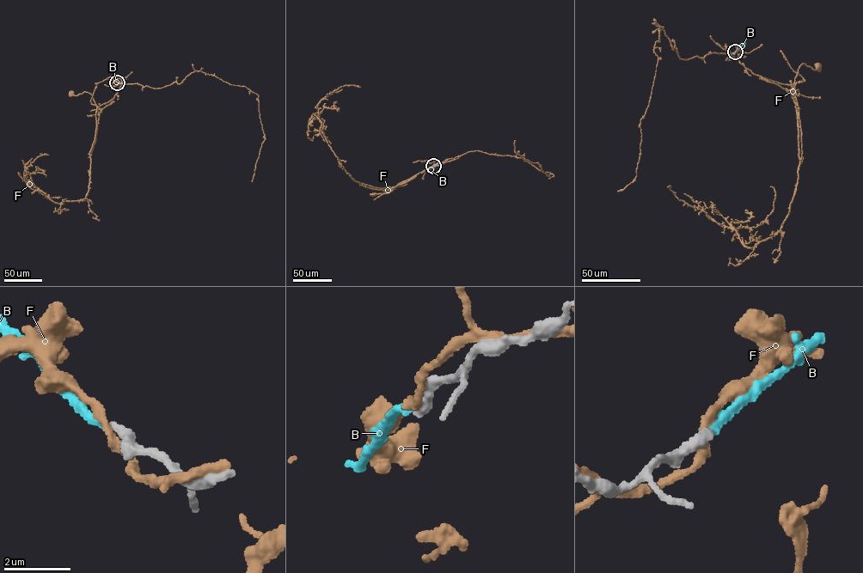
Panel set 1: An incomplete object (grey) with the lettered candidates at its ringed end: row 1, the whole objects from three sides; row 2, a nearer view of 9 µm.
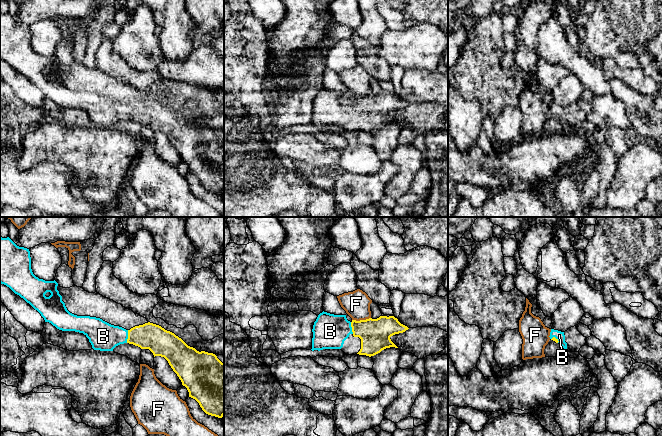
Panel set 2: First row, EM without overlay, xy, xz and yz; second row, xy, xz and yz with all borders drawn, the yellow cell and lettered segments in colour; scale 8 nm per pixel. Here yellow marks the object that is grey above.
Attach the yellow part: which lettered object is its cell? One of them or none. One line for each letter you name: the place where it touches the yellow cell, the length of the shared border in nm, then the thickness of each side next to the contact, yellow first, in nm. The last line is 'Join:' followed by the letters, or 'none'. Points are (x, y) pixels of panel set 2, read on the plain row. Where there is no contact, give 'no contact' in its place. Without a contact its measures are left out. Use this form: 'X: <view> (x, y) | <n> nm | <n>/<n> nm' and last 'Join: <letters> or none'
B: xy (128, 112) | 110 nm | 220/220 nm
Join: B

